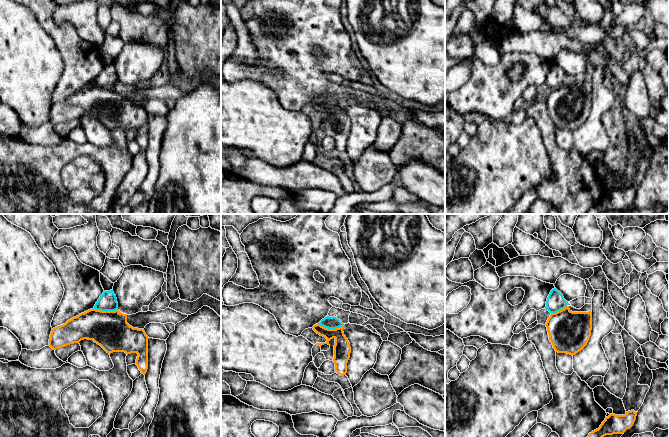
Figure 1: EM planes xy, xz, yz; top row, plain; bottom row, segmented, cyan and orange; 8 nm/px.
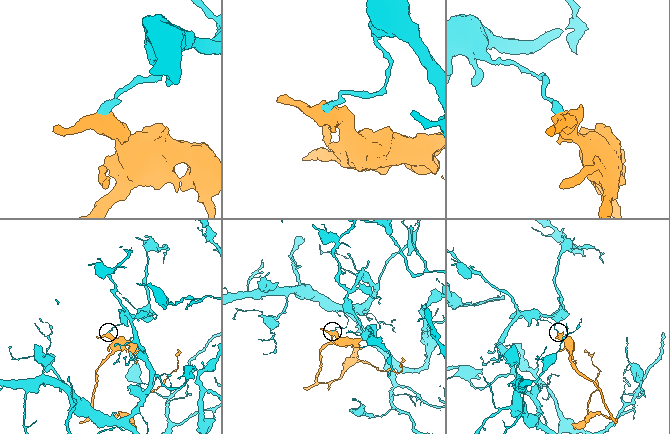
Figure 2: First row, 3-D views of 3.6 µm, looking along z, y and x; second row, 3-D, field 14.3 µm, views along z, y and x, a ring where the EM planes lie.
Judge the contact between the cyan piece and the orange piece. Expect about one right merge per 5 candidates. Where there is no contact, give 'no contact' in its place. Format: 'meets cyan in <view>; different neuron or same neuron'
meets cyan in xz; different neuron

